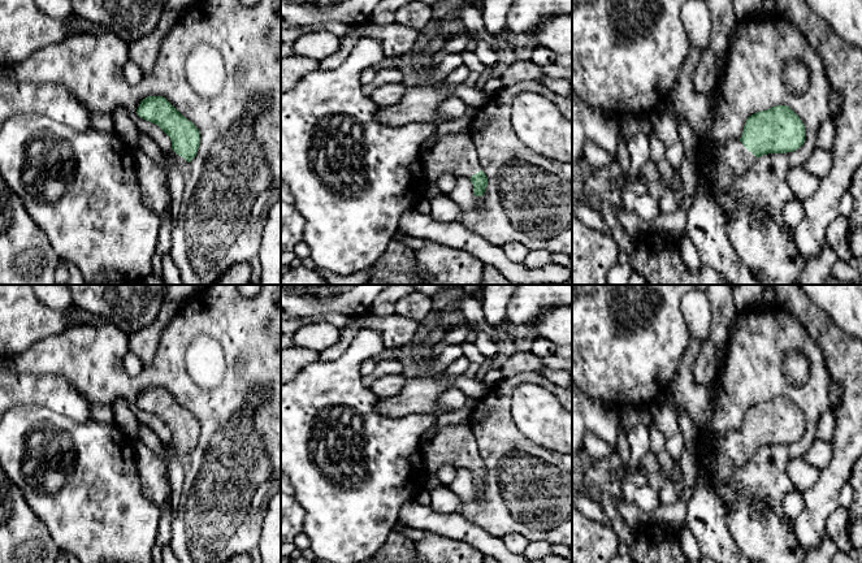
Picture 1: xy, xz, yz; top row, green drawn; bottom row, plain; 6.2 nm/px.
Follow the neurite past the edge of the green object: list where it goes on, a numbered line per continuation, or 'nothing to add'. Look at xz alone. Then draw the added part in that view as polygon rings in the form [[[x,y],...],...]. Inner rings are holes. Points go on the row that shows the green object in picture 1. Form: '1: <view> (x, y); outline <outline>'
1: xz (454, 154); outline [[[469,133],[446,134],[423,156],[424,174],[429,183],[450,173],[471,178],[481,170],[473,139]]]

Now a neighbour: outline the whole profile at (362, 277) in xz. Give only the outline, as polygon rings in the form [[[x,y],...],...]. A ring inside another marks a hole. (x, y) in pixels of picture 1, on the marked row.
[[[316,268],[329,285],[367,285],[371,280],[371,268],[350,276],[339,276],[326,269]]]

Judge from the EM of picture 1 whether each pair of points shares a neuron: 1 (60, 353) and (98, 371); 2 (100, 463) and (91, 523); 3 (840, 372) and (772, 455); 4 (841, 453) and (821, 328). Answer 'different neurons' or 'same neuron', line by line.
1: same neuron
2: same neuron
3: different neurons
4: same neuron

